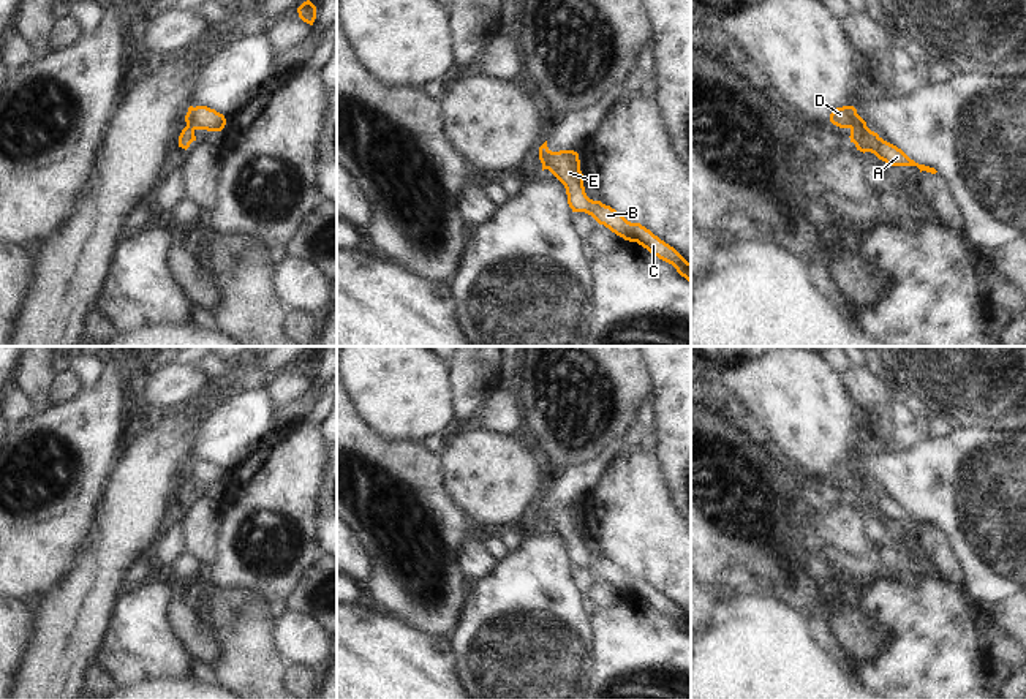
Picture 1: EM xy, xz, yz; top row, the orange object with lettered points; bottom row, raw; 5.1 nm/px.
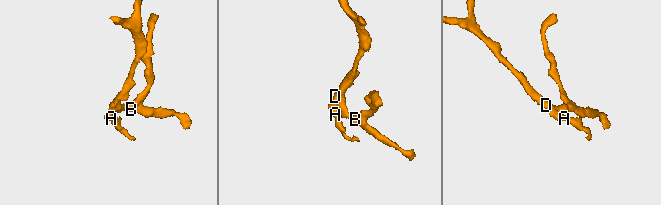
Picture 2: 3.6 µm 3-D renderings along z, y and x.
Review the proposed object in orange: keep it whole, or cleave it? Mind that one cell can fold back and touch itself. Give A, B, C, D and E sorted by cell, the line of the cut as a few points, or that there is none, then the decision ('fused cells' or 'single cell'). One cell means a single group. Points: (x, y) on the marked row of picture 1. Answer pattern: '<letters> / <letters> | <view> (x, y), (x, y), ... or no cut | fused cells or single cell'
A / B C D E | yz (851, 127), (867, 128) | fused cells

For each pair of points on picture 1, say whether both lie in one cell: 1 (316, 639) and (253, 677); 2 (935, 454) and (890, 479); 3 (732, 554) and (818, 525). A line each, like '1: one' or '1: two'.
1: two
2: one
3: two

